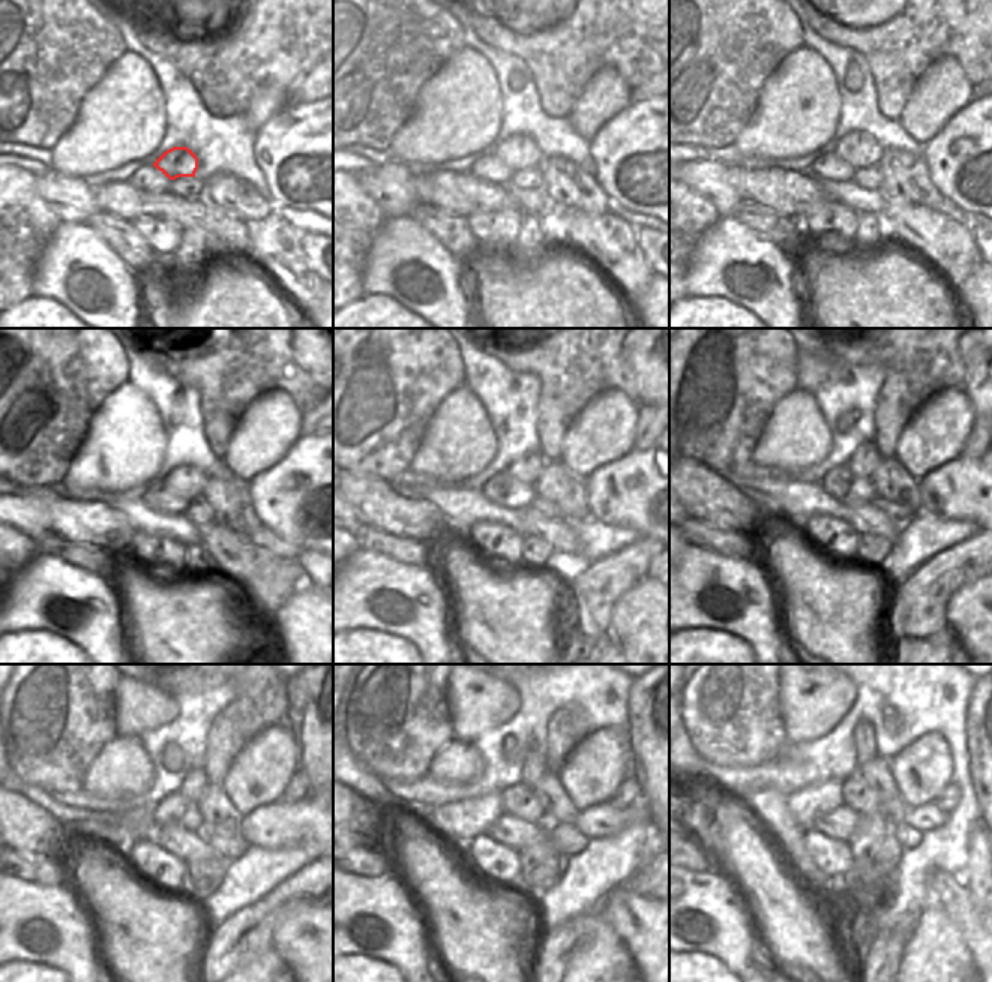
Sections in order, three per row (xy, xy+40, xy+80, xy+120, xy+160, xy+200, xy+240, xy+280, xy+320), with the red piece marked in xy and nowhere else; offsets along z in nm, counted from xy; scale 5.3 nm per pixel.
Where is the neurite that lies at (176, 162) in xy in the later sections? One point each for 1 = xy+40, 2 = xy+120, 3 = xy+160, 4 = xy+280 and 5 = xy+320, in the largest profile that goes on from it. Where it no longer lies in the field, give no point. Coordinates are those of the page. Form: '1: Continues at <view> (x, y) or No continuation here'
1: Continues at xy+40 (520, 152)
2: Continues at xy+120 (186, 482)
3: Continues at xy+160 (527, 468)
4: Continues at xy+280 (535, 766)
5: Continues at xy+320 (863, 738)

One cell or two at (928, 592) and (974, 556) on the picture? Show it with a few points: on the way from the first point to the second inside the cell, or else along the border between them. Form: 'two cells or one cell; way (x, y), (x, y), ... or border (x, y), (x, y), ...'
one cell; way (940, 580), (952, 568), (962, 564)

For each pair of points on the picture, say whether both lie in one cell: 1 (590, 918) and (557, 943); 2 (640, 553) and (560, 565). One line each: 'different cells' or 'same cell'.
1: same cell
2: different cells

